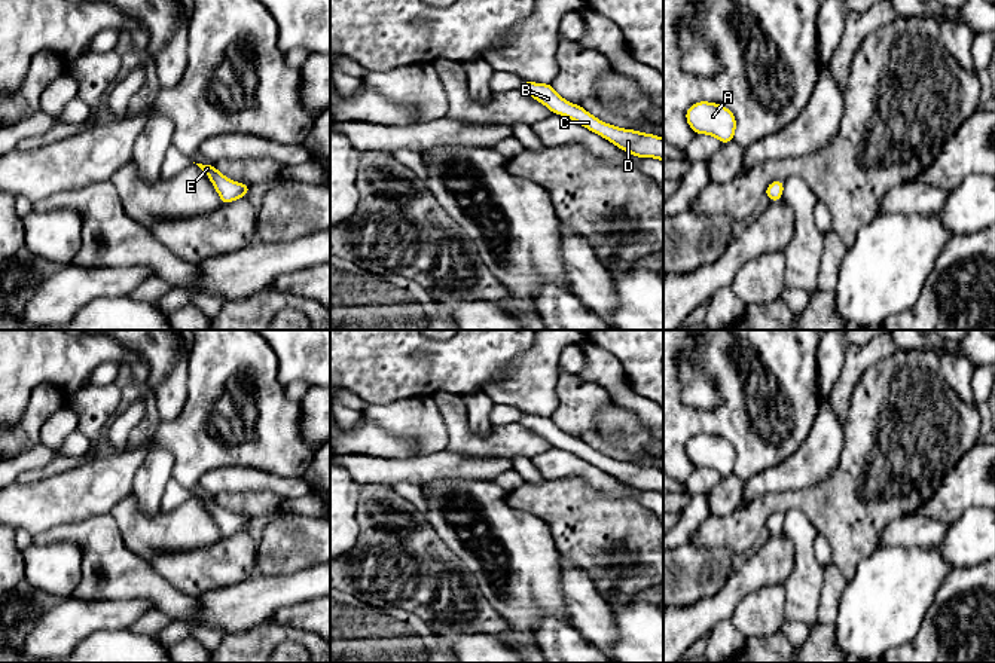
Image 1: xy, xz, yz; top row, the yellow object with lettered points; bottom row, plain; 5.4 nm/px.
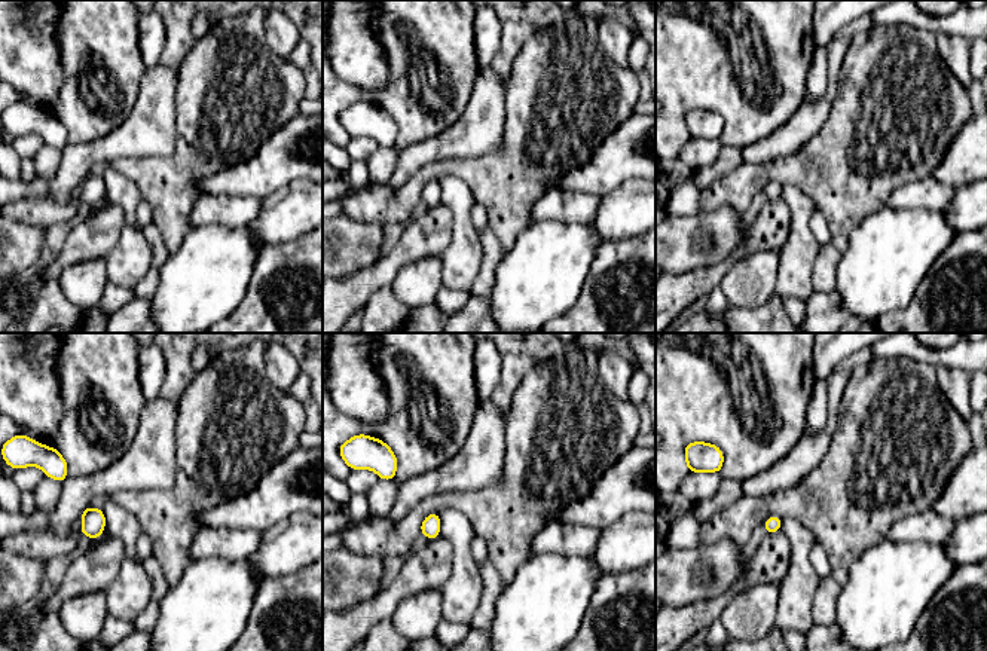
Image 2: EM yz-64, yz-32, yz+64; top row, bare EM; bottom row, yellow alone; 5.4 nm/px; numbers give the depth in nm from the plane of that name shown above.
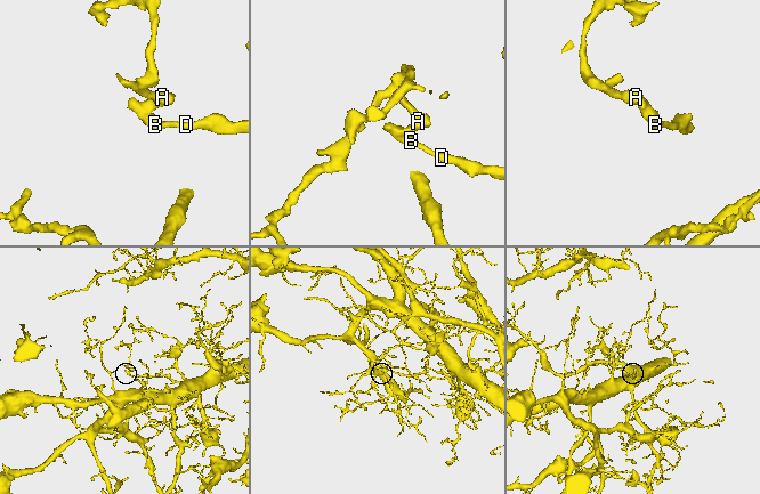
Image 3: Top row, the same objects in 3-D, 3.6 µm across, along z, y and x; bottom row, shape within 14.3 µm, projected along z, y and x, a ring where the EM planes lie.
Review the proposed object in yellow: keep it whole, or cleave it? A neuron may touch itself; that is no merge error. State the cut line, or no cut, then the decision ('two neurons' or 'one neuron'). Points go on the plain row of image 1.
no cut | one neuron

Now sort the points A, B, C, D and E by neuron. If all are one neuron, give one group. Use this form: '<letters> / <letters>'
A B C D E

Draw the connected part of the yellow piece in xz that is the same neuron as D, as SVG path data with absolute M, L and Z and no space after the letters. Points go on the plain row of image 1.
M524 413L521 424L546 439L552 446L565 449L589 464L611 474L635 491L654 491L663 495L663 471L653 467L623 462L605 456L586 444L580 437L564 433L552 418Z

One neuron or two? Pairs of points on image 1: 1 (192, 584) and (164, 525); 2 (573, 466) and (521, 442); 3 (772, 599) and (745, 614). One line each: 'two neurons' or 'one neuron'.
1: two neurons
2: two neurons
3: one neuron

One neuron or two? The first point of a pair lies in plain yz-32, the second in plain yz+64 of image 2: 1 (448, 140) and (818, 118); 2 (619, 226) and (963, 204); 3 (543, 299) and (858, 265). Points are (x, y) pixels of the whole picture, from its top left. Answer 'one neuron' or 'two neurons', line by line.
1: one neuron
2: one neuron
3: one neuron

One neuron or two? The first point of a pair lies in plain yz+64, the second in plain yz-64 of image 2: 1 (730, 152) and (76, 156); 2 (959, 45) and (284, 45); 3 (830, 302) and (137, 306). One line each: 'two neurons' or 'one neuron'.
1: two neurons
2: one neuron
3: one neuron

